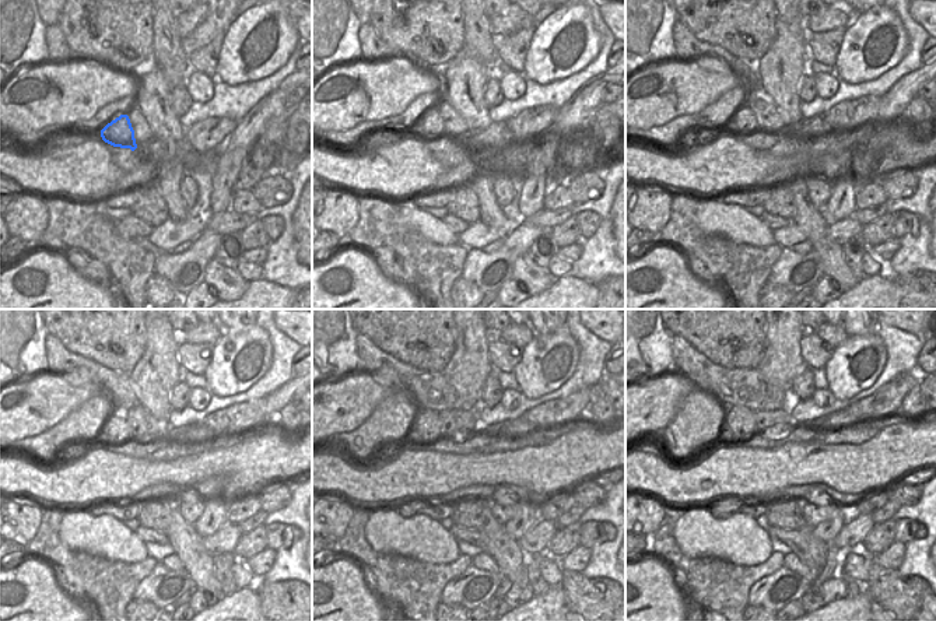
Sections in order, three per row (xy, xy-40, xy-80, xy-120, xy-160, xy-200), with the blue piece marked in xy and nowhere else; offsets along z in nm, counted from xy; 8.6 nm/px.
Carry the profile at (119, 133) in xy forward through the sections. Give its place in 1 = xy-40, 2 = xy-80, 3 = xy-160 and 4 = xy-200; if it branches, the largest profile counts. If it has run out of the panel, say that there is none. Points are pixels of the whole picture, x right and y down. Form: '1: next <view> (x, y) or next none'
1: next xy-40 (431, 127)
2: next xy-80 (743, 122)
3: next xy-160 (428, 425)
4: next xy-200 (740, 420)

